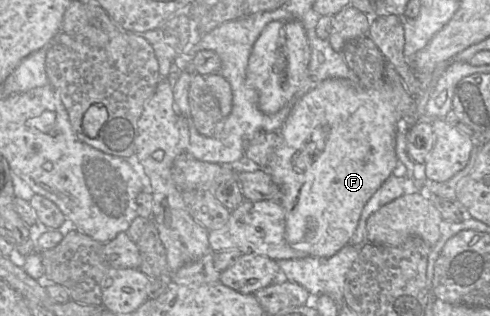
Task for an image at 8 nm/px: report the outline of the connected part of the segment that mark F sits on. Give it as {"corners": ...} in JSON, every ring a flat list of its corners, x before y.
{"corners":[[354,75,350,79,326,79,308,91,295,103,289,116,279,130,283,137,282,147,278,148,272,155,266,168,260,168,271,176,274,183,282,191,280,203,285,210,285,234,287,241,293,248,306,252,309,256,329,258,348,245,358,226,364,206,387,178,393,174,398,165,398,158,395,151,397,123,397,112,392,106,392,89,386,81,380,88,371,89,361,86,358,78]]}

